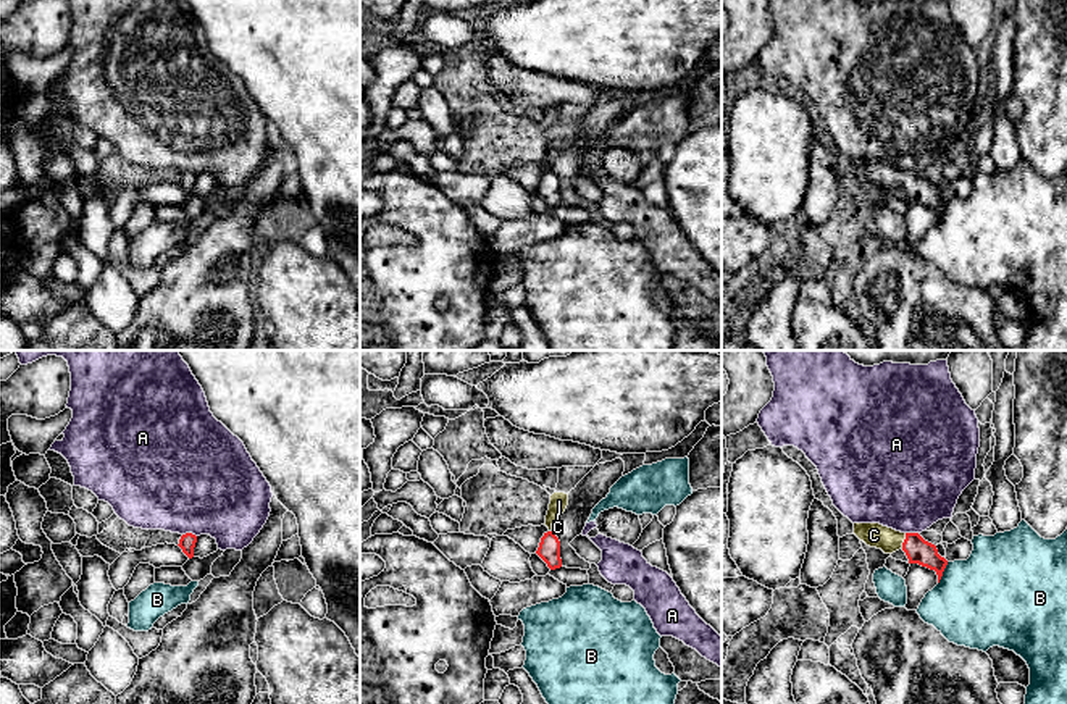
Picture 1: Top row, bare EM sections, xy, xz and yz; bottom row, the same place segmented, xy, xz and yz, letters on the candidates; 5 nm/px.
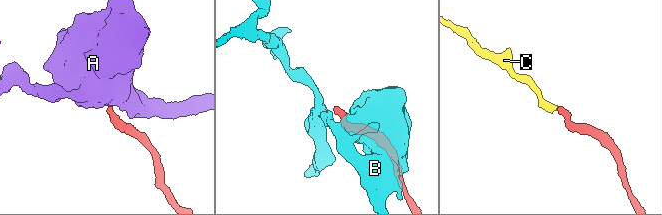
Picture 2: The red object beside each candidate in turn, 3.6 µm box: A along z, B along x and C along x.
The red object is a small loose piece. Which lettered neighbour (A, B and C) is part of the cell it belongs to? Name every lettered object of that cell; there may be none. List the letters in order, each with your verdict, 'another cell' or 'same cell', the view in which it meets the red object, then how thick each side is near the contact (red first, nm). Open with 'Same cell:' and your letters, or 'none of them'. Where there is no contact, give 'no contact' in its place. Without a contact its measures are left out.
Same cell: C
A: another cell; contact in xy; calibres 80 and 500 nm
B: another cell; contact in yz; calibres 130 and 460 nm
C: same cell; contact in yz; calibres 130 and 120 nm

